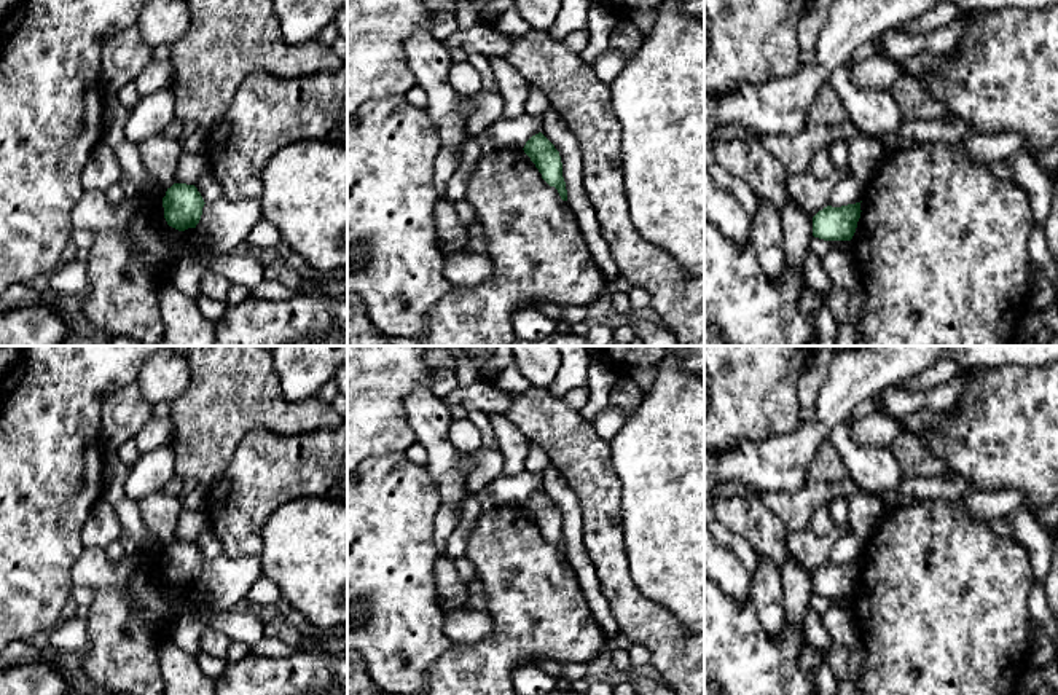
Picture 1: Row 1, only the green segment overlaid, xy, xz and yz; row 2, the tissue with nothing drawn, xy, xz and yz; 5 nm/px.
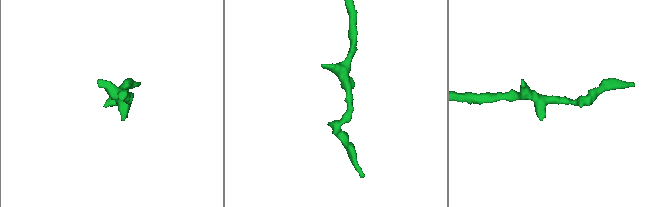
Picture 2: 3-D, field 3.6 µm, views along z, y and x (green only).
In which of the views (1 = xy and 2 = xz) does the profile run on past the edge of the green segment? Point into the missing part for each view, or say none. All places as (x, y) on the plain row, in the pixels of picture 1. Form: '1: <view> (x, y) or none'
1: none
2: none

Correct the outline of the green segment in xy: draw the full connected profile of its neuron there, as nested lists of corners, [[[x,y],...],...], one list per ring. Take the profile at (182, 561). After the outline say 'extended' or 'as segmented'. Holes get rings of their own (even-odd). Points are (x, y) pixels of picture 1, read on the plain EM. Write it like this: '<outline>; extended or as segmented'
[[[174,540],[163,555],[164,575],[169,583],[185,588],[201,577],[204,556],[194,542]]]; as segmented

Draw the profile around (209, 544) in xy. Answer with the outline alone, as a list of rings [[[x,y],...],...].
[[[206,531],[194,544],[201,550],[204,560],[212,560],[223,553],[223,545],[212,531]]]

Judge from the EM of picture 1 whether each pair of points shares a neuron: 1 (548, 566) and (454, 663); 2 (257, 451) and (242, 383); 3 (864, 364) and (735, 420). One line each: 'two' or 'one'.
1: one
2: two
3: two

